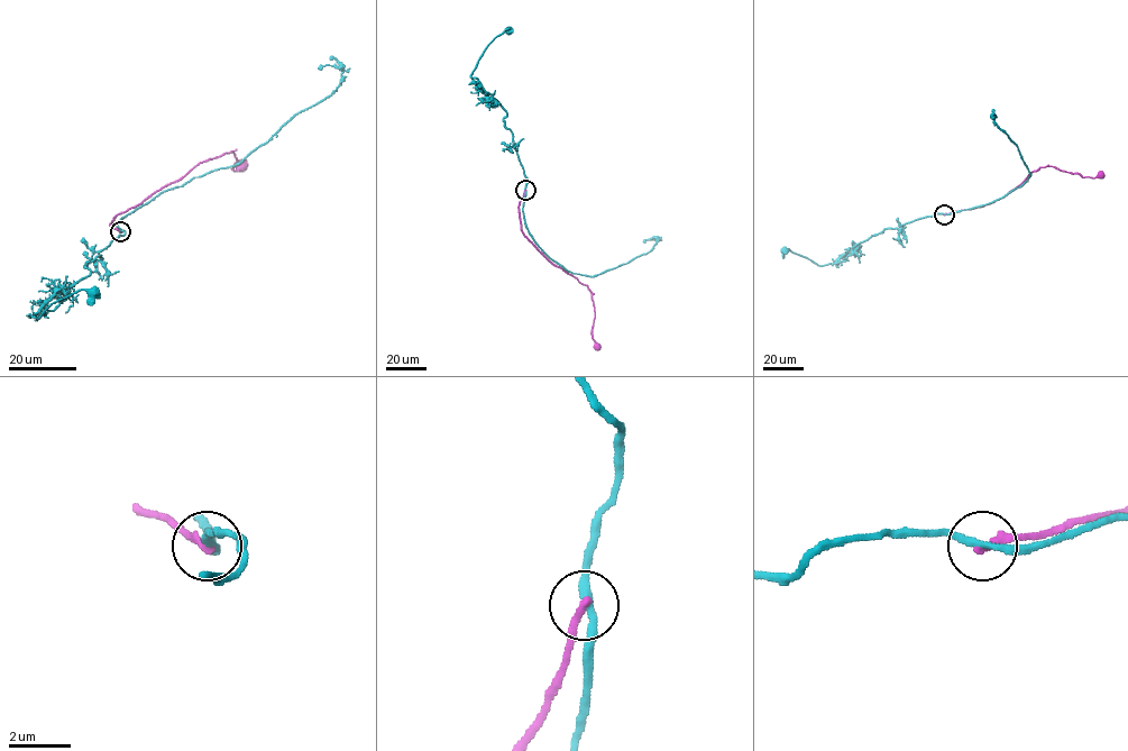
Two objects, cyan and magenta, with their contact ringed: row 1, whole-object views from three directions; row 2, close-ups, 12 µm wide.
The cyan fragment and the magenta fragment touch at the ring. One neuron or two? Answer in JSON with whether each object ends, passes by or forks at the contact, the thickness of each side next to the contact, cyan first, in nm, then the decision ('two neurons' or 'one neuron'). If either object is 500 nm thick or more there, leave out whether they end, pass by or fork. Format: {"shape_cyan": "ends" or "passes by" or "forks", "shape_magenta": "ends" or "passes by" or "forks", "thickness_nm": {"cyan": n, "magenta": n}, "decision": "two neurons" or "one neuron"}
{"shape_cyan": "passes by", "shape_magenta": "ends", "thickness_nm": {"cyan": 240, "magenta": 260}, "decision": "two neurons"}

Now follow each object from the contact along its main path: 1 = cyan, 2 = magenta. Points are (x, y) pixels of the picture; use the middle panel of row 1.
1: (525, 190), (526, 177), (512, 146), (512, 133), (505, 126), (506, 110), (470, 76), (486, 47), (509, 31)
2: (525, 190), (519, 205), (523, 235), (553, 264), (588, 286), (595, 316), (592, 335), (599, 348)

